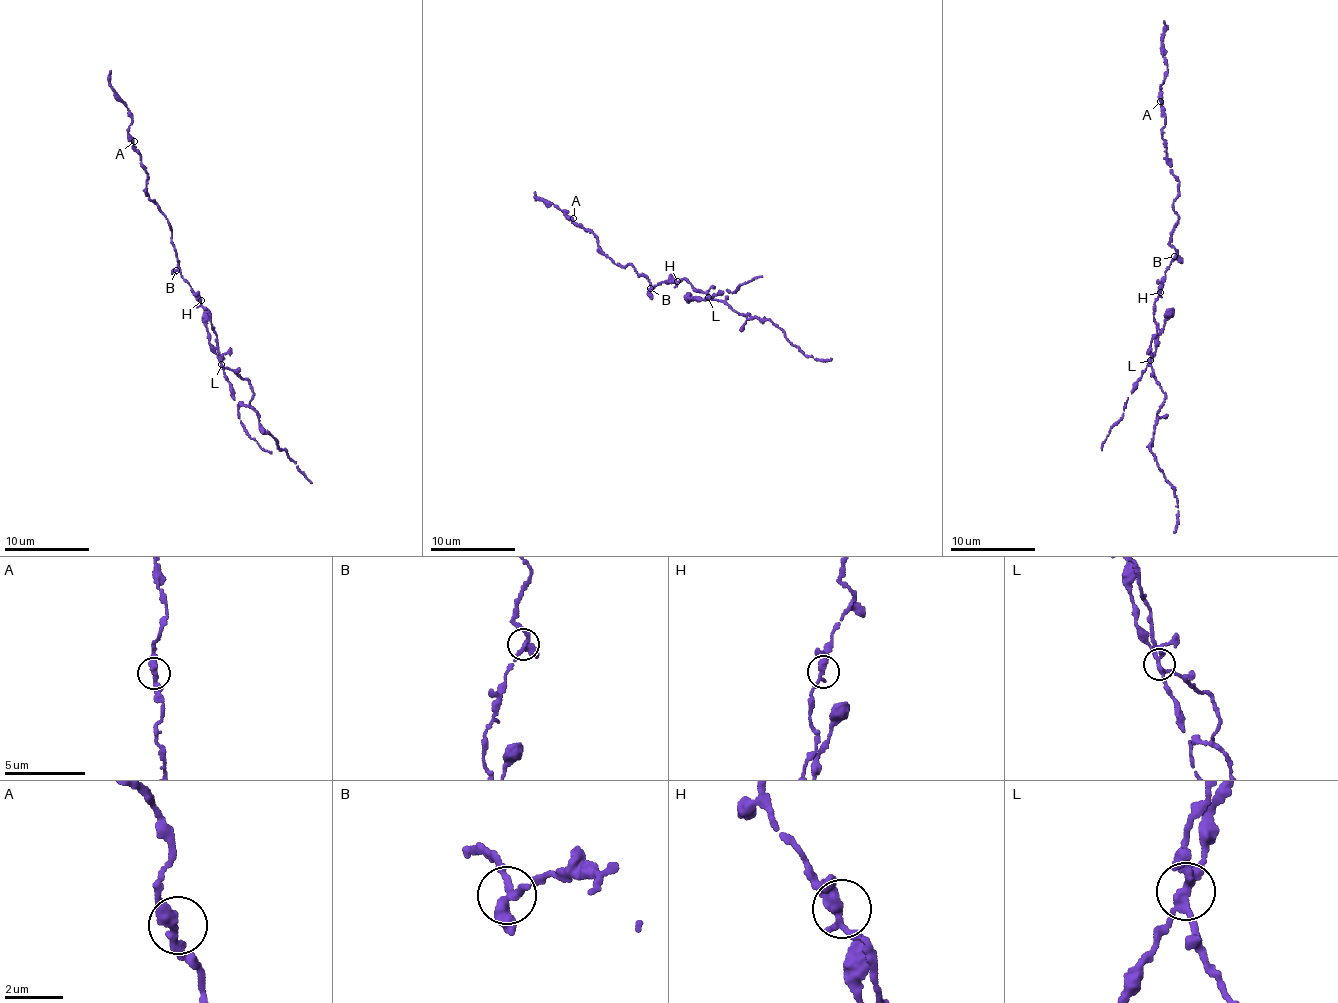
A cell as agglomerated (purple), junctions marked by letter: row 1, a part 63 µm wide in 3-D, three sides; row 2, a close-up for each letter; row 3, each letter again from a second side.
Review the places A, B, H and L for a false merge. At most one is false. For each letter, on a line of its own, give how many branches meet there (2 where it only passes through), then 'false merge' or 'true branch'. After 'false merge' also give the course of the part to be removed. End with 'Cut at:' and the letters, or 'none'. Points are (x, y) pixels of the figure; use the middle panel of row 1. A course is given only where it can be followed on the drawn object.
A: branches 2; true branch
B: branches 3; true branch
H: branches 4; true branch
L: branches 4; false merge; course (708, 297), (719, 295), (725, 289), (732, 292), (762, 277)
Cut at: L

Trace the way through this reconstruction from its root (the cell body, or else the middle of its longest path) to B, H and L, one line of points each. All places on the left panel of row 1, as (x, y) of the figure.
B: (192, 288), (176, 270)
H: (192, 288), (201, 300)
L: (192, 288), (197, 301), (209, 310), (221, 364)

